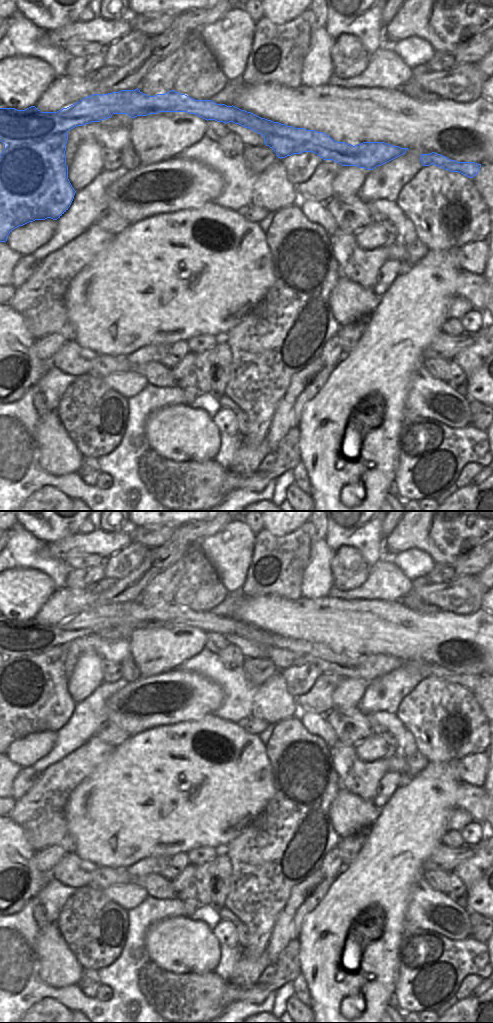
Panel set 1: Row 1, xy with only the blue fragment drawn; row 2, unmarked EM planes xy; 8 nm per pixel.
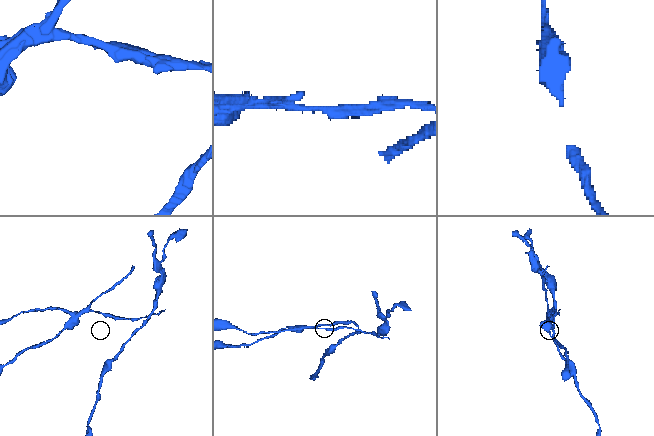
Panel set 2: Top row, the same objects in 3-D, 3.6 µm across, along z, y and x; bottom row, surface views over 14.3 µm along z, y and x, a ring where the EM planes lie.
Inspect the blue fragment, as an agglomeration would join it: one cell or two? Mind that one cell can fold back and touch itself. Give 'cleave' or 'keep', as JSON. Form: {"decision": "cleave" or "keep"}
{"decision": "cleave"}

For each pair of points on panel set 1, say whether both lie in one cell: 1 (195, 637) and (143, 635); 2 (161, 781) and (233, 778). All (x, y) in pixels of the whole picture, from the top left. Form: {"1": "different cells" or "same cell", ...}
{"1": "same cell", "2": "same cell"}

